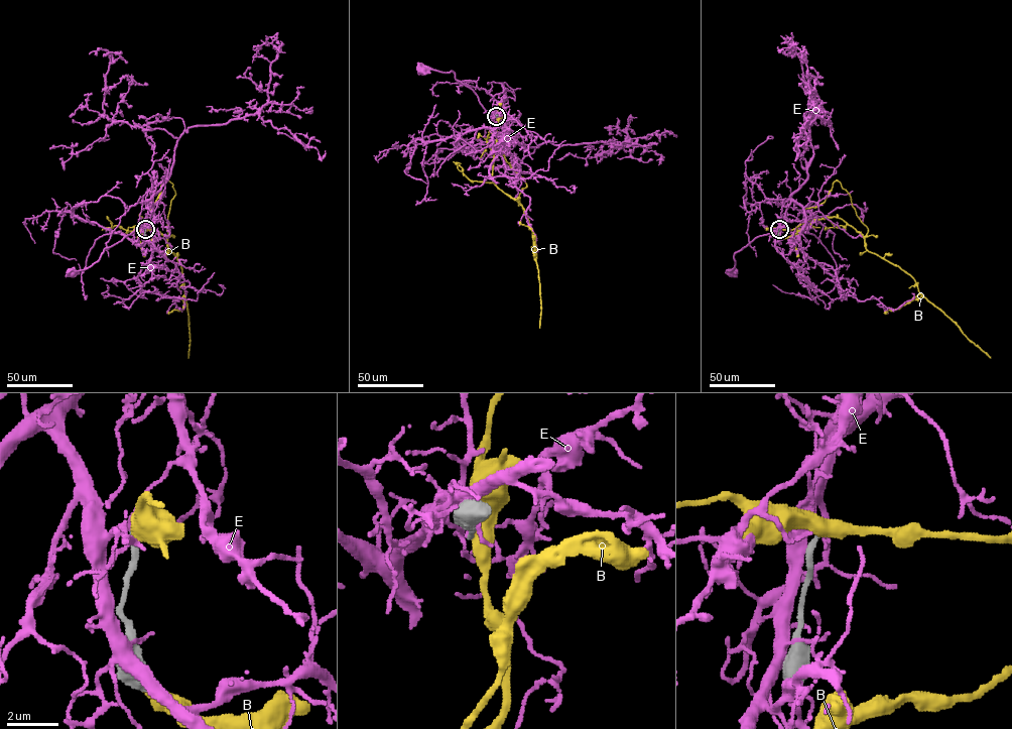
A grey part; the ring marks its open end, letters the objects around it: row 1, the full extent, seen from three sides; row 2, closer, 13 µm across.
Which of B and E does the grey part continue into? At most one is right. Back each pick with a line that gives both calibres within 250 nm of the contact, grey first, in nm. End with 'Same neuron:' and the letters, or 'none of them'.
Same neuron: none of them

